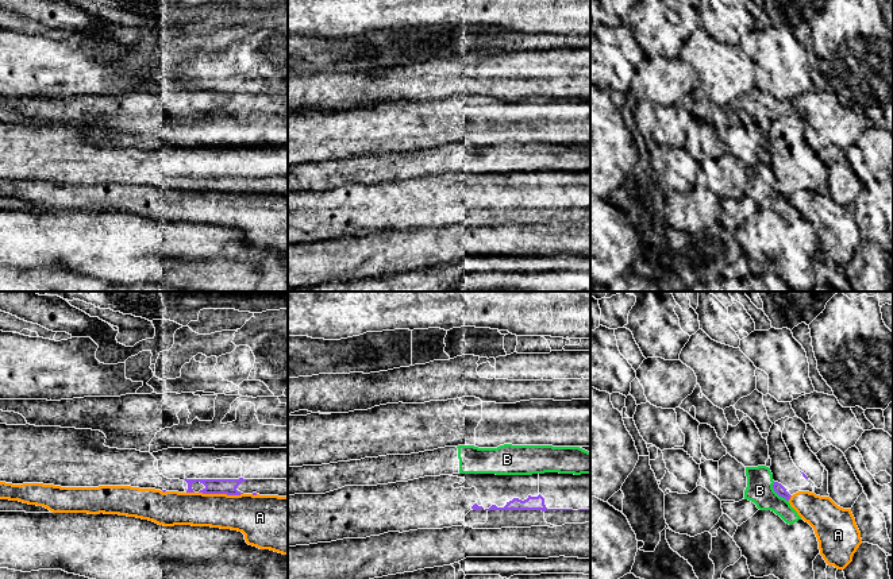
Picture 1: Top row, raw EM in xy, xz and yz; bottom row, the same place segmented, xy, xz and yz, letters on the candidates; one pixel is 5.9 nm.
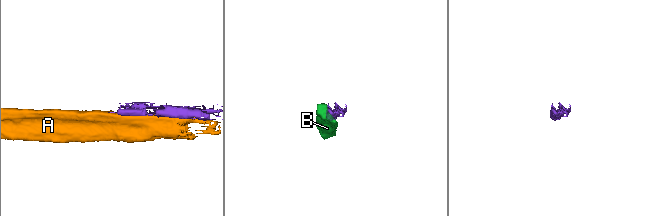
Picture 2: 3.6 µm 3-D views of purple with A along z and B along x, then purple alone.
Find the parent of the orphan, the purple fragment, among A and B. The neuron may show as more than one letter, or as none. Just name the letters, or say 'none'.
none

